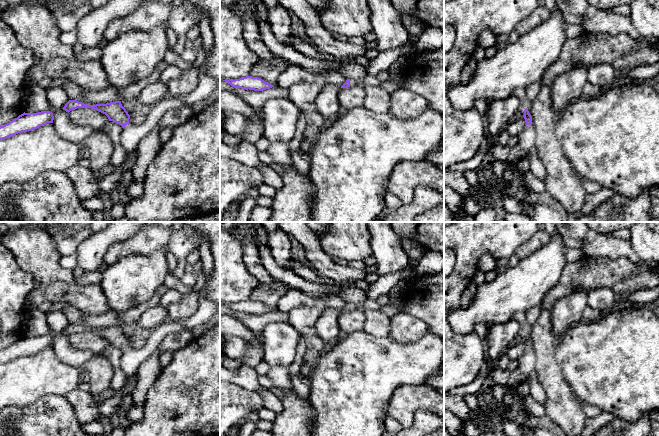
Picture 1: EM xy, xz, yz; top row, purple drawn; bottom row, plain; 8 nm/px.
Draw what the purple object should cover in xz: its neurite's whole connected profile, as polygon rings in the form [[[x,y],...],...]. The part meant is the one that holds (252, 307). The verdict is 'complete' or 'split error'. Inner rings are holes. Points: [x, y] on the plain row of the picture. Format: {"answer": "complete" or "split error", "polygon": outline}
{"answer": "complete", "polygon": [[[246,300],[235,304],[229,303],[223,305],[227,306],[228,308],[235,312],[249,313],[254,315],[263,315],[274,311],[273,309],[265,306],[261,302],[252,300]]]}

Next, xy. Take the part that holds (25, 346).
{"answer": "complete", "polygon": [[[50,335],[23,337],[9,347],[0,350],[0,364],[18,357],[32,355],[47,347],[53,347],[54,340]]]}

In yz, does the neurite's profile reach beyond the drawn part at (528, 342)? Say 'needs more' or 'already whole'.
needs more

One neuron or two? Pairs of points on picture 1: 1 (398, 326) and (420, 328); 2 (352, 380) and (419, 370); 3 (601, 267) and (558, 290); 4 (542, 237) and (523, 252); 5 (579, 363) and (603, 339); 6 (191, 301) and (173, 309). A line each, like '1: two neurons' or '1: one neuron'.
1: one neuron
2: one neuron
3: one neuron
4: one neuron
5: one neuron
6: one neuron

